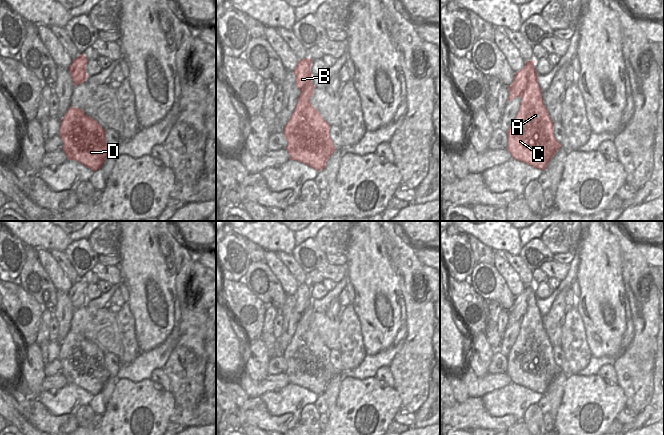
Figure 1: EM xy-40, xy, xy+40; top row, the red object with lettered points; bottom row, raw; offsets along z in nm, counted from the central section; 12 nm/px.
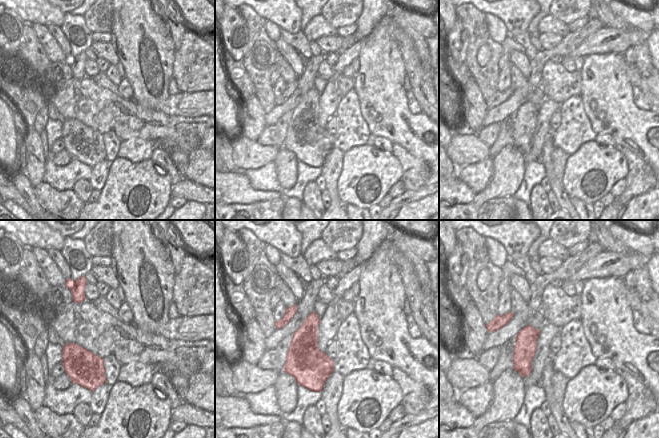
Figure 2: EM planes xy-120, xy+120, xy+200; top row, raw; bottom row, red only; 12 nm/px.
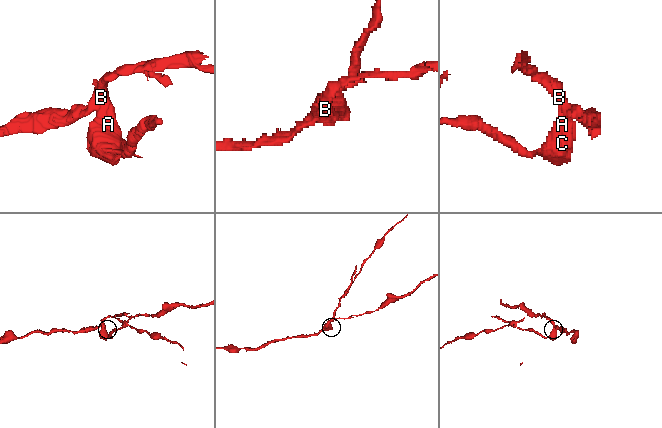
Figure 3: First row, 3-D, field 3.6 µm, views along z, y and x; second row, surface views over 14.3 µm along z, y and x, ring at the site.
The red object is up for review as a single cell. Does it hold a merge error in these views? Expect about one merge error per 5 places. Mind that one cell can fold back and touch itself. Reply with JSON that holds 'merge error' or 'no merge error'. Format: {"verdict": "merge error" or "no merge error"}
{"verdict": "merge error"}

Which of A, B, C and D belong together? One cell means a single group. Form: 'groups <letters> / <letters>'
groups A C D / B

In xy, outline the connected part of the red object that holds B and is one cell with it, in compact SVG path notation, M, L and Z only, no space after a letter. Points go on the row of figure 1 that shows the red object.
M306 58L304 60L299 60L295 69L293 70L295 75L295 85L301 91L306 85L311 83L311 62L312 60Z

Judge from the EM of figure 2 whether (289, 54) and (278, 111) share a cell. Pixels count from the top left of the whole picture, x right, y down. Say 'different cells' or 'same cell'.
different cells

